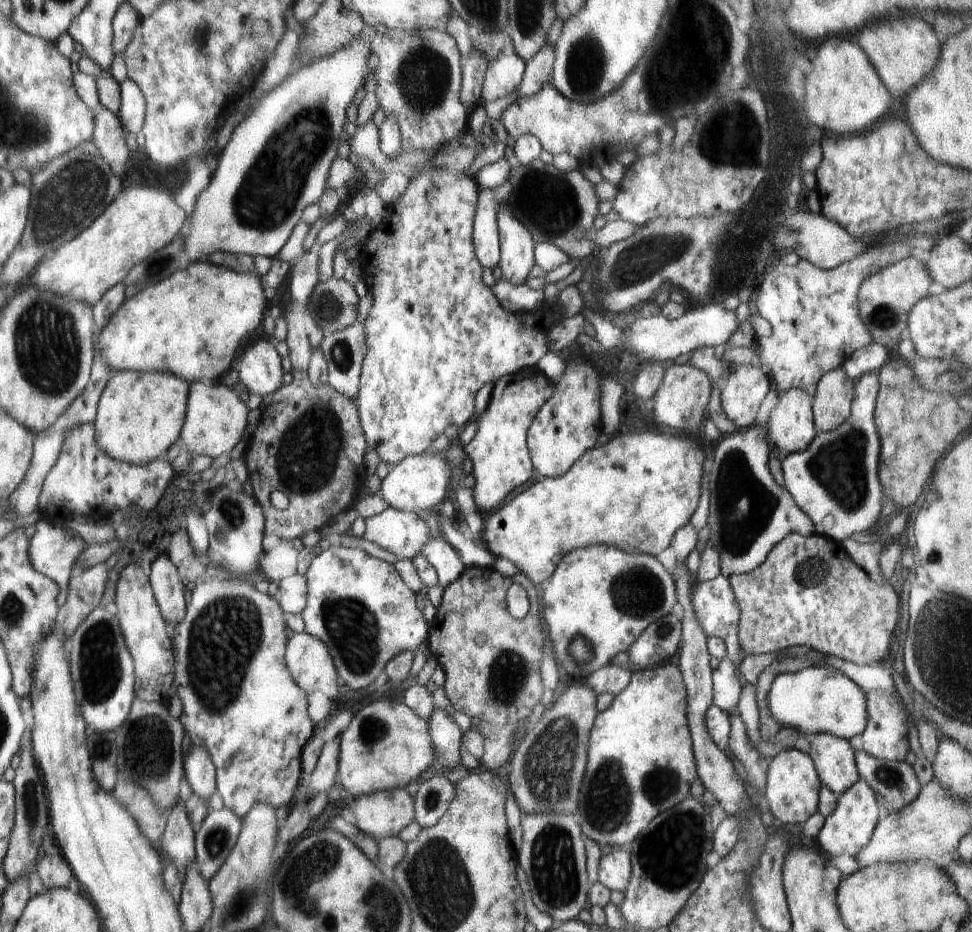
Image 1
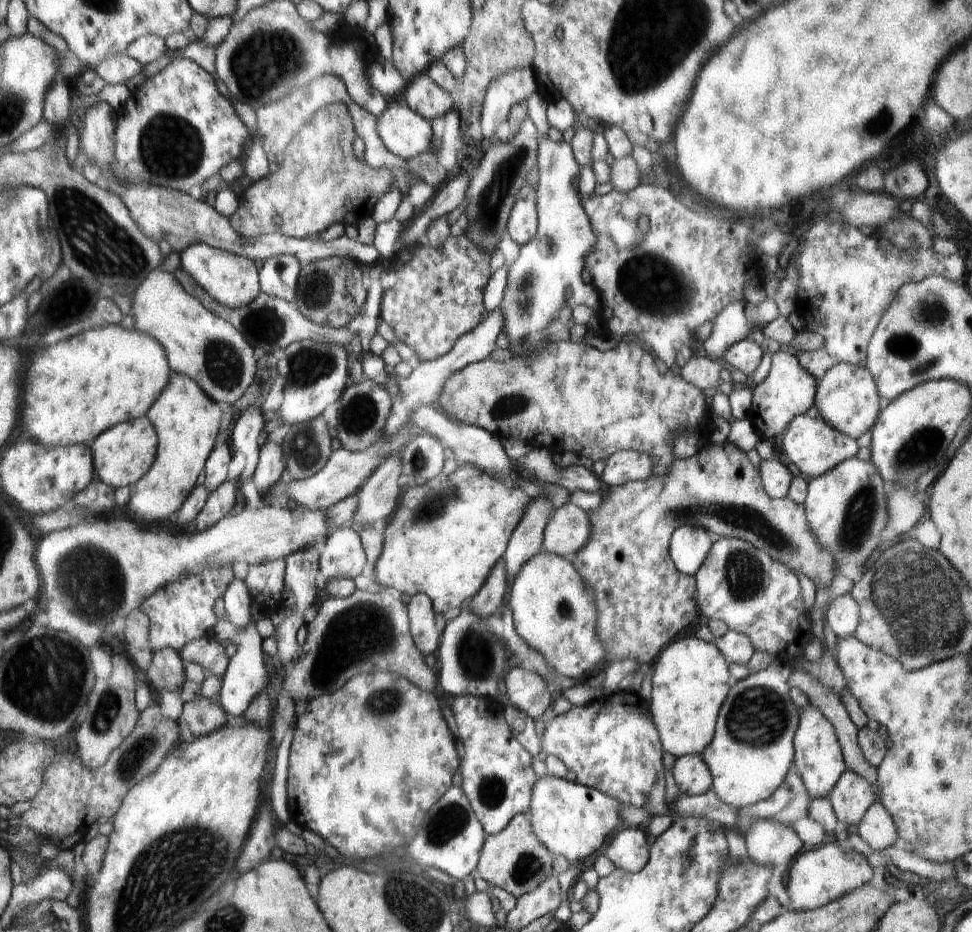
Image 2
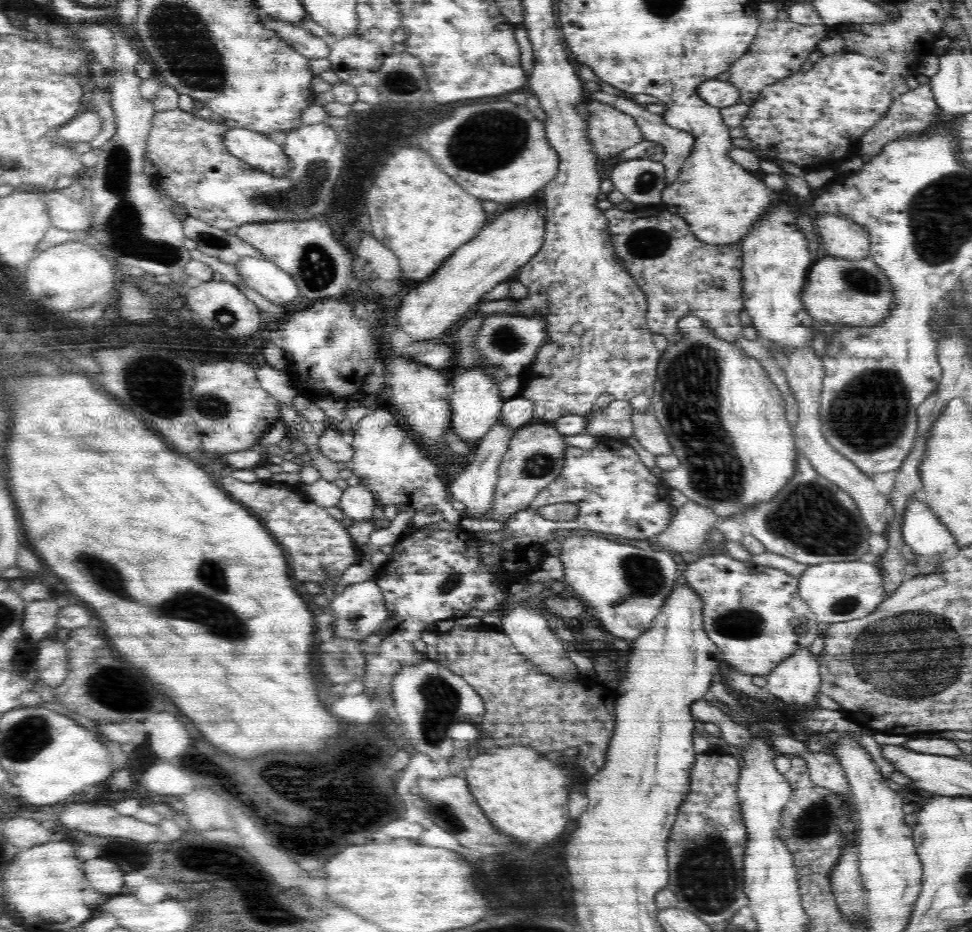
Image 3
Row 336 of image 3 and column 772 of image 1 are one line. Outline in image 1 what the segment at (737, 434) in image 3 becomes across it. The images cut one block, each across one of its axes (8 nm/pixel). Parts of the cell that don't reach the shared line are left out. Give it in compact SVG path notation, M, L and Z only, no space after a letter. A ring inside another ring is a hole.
M808 666L796 673L780 674L774 678L768 696L768 710L780 722L782 728L795 728L801 733L812 735L826 732L839 738L850 740L856 735L862 735L868 722L868 710L866 694L850 678L842 672L835 671L830 667Z

